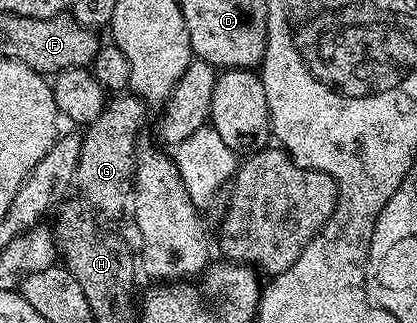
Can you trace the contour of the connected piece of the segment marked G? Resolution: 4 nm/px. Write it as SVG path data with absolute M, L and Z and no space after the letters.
M119 93L108 98L101 117L86 124L81 138L81 157L77 165L74 186L84 195L86 206L92 212L100 211L107 219L115 219L123 210L128 210L133 195L133 168L137 146L135 138L149 114L149 108L134 93Z

